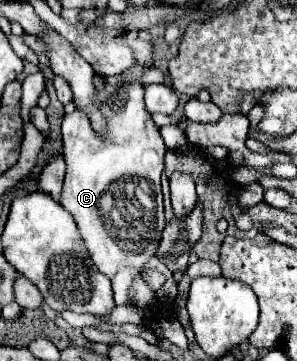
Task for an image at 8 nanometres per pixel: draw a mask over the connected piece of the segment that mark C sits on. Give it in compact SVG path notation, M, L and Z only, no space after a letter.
M136 64L124 74L108 76L106 90L98 92L102 112L108 118L108 138L100 138L92 130L82 110L66 114L62 122L66 180L60 204L74 216L96 268L110 278L116 304L130 304L128 288L154 256L166 224L160 190L166 146L160 128L144 108L140 84L144 70L142 64Z

